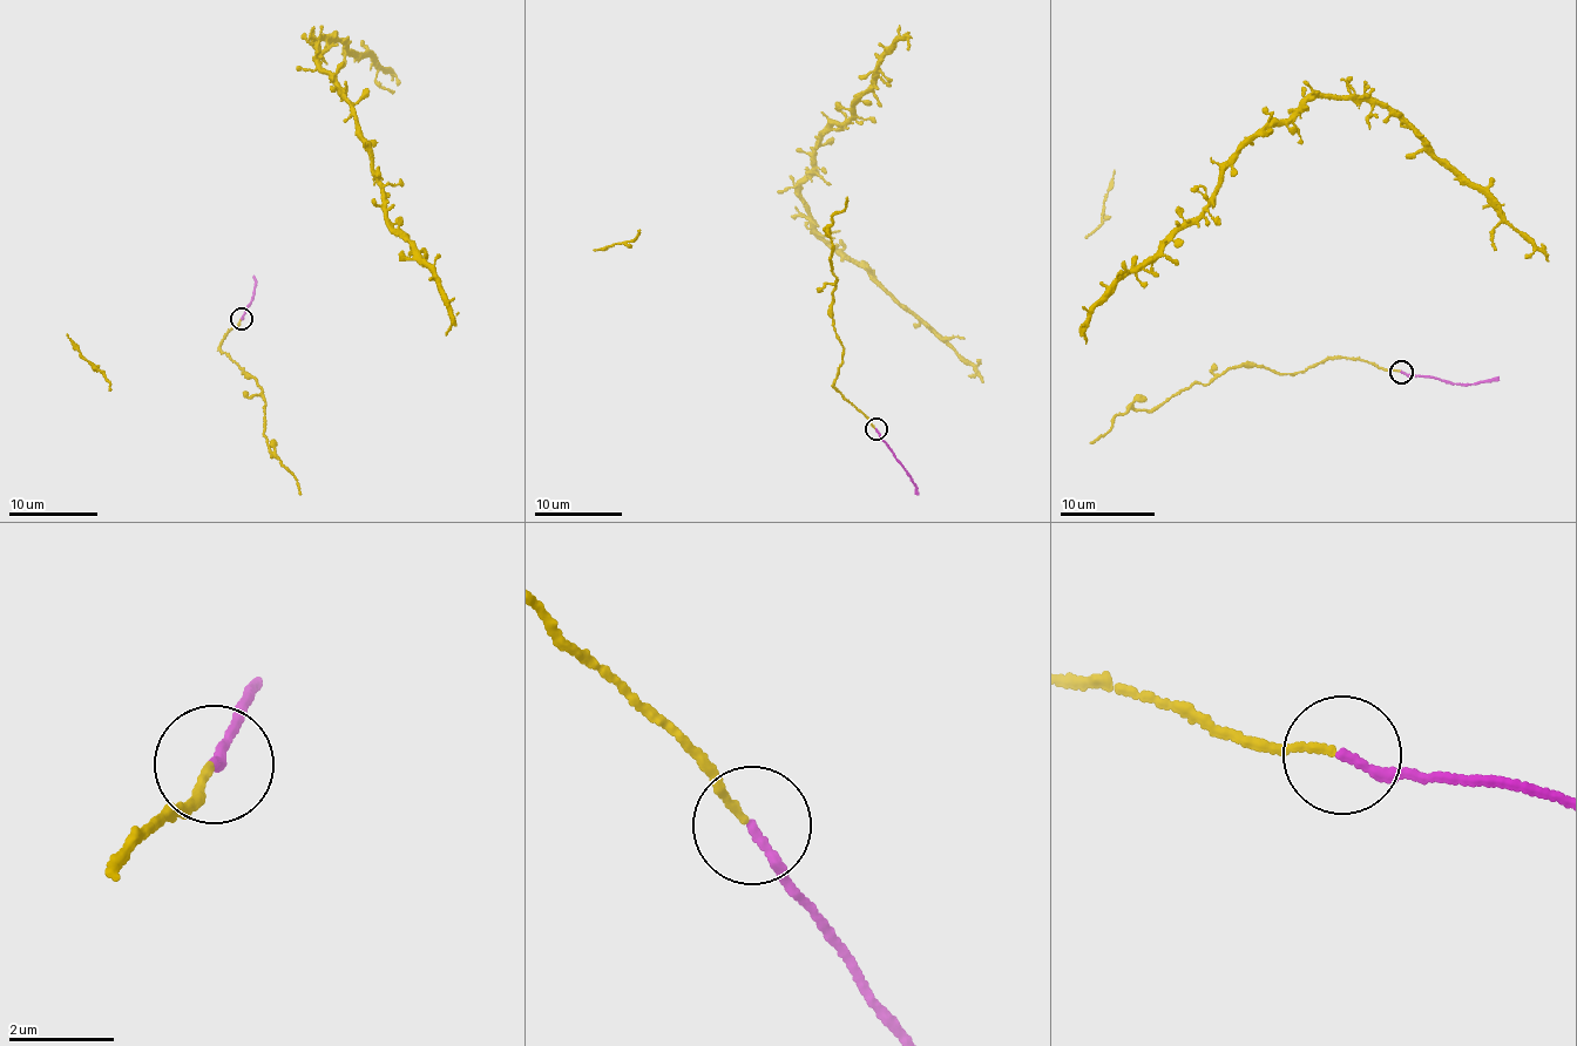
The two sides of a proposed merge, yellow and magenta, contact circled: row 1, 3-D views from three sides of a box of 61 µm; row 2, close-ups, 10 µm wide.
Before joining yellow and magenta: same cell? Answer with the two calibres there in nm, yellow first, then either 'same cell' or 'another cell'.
130 nm thick on the yellow side, 160 nm on the other; same cell

